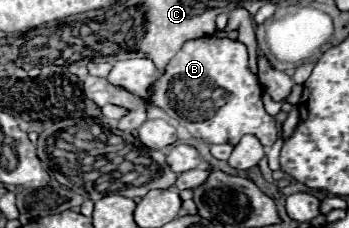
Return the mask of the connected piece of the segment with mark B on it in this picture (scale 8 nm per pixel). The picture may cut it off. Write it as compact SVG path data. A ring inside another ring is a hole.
M205 36L193 38L183 44L183 48L169 60L165 72L153 82L149 88L149 104L161 108L173 122L181 124L189 130L191 136L201 138L209 144L237 144L241 136L255 134L263 146L271 146L277 138L277 126L273 116L269 116L263 108L263 88L259 84L257 74L253 74L247 66L247 48L239 40Z

